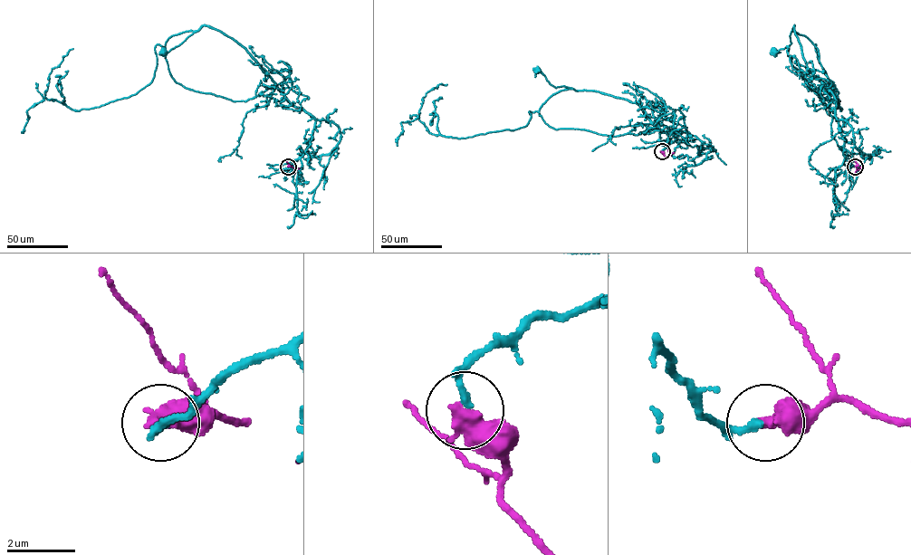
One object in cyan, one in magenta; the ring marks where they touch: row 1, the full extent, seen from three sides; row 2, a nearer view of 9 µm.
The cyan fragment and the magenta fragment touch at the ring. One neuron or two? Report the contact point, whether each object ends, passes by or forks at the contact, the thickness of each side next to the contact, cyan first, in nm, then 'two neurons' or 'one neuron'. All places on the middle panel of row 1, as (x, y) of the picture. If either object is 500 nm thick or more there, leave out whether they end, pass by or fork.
place (662, 151); calibres 200 and 550 nm; one neuron

